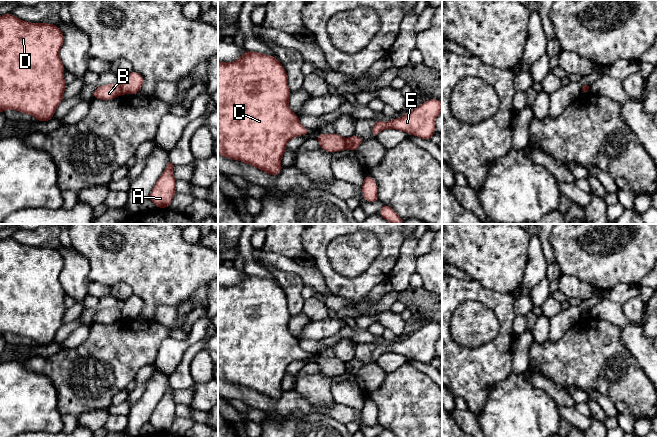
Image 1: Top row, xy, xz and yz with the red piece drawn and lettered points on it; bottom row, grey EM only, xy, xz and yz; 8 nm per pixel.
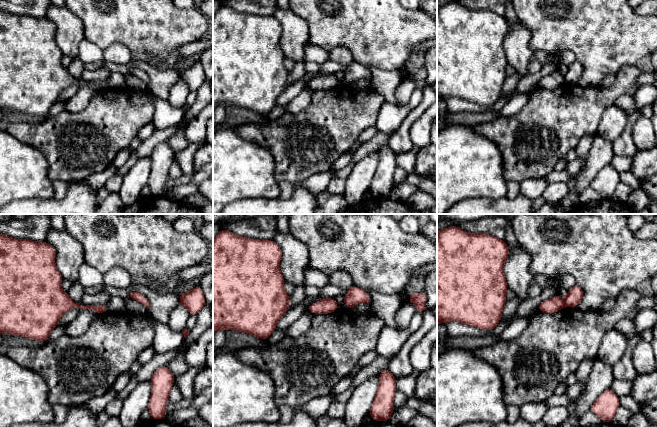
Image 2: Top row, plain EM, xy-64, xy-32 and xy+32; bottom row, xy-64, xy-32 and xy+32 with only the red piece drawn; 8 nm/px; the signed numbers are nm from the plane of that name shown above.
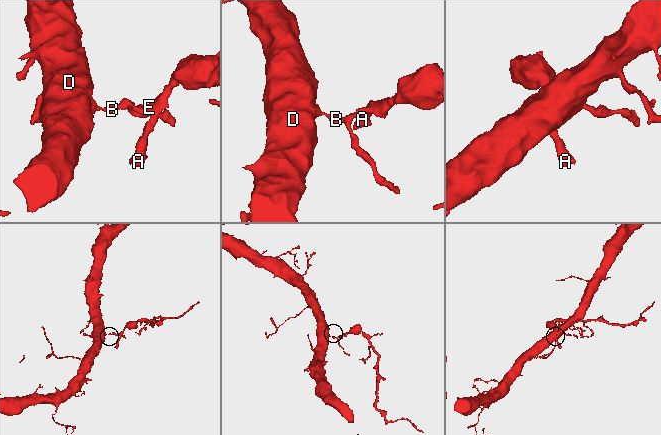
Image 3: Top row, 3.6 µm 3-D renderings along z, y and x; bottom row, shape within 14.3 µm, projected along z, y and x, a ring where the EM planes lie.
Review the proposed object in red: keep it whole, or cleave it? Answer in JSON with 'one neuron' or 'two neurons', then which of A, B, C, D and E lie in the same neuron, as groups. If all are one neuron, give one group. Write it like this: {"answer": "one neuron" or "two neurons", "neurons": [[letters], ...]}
{"answer": "two neurons", "neurons": [["A", "E"], ["B", "C", "D"]]}

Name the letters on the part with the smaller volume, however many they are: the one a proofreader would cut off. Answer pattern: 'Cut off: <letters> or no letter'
Cut off: A, E

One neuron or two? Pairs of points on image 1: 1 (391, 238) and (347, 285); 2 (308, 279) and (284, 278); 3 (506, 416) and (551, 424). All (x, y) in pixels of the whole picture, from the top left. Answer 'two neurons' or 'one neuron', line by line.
1: one neuron
2: two neurons
3: one neuron

